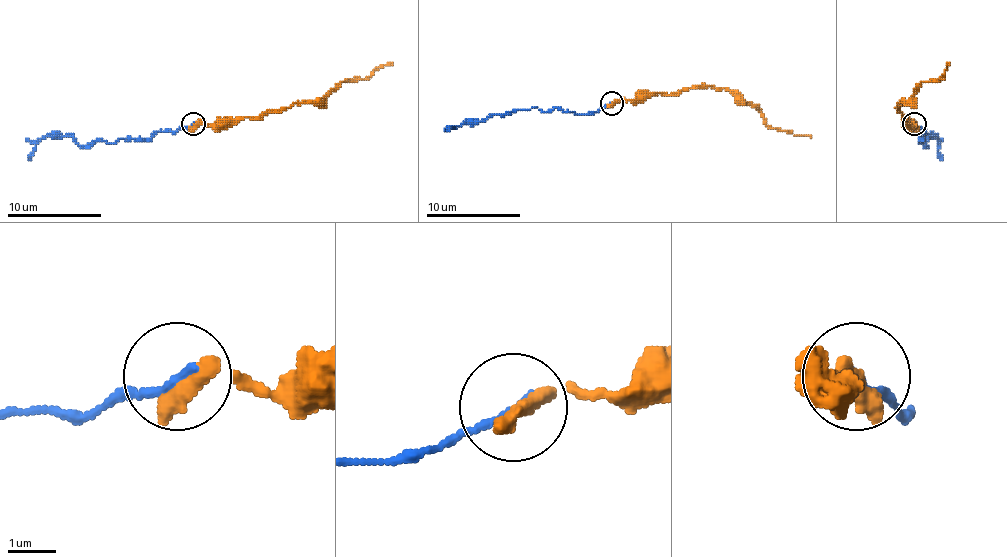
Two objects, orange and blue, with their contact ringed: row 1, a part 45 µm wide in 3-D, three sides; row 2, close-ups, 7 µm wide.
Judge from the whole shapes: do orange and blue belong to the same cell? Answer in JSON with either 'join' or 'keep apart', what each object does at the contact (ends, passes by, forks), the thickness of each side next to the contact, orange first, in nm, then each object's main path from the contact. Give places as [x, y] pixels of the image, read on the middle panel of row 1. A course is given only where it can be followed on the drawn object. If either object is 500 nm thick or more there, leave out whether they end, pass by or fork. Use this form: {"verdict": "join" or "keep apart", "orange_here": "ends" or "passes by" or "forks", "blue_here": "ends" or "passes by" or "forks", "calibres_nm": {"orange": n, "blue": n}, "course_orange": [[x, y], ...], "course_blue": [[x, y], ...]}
{"verdict": "join", "orange_here": "ends", "blue_here": "ends", "calibres_nm": {"orange": 480, "blue": 190}, "course_orange": [[612, 102], [650, 97], [657, 93], [678, 95], [690, 88], [728, 88], [759, 112], [768, 126], [811, 138]], "course_blue": [[612, 102], [586, 114], [574, 114], [555, 107], [541, 112], [532, 107], [513, 109], [463, 121], [447, 131]]}

